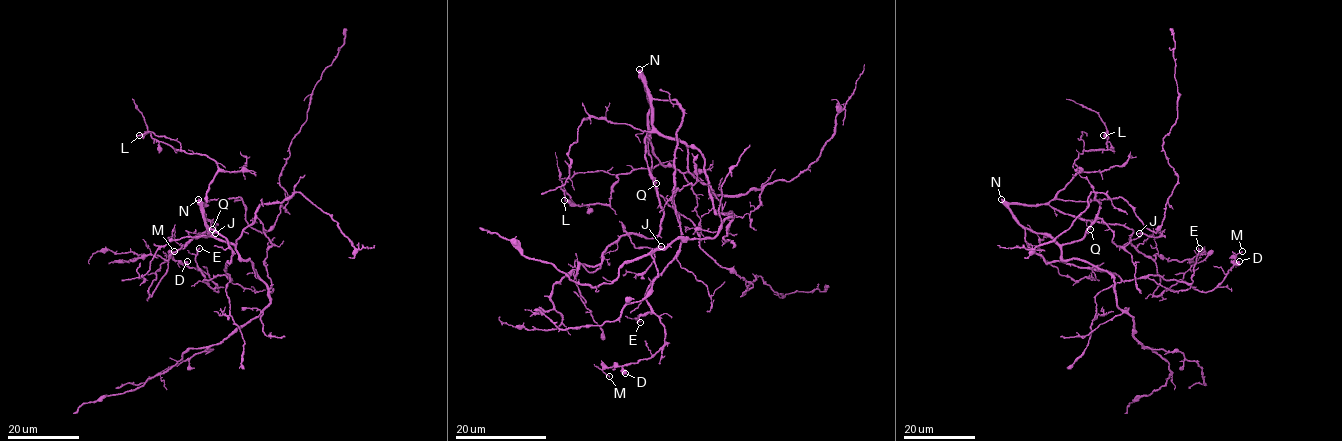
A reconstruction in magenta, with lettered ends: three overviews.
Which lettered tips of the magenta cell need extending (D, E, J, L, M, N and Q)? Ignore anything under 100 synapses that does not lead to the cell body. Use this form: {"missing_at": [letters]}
{"missing_at": ["N"]}

